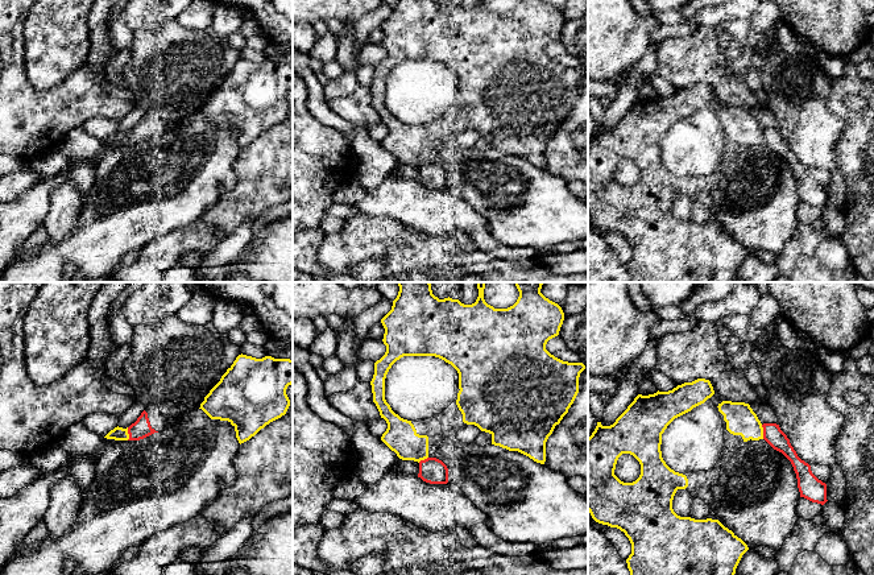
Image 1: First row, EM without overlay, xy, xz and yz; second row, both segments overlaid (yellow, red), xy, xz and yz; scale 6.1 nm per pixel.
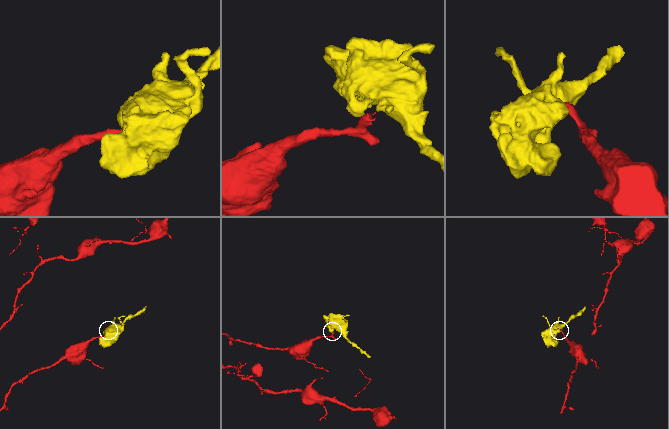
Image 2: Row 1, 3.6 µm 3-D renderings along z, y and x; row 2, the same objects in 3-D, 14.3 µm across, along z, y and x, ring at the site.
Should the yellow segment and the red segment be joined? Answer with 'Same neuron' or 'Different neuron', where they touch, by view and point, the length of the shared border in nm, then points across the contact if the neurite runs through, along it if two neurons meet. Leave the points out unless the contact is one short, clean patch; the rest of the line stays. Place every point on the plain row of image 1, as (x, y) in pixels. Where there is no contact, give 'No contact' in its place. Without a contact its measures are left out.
Different neuron. Touches yellow at yz (762, 136). Shared border 90 nm. Boundary: yz (761, 129), (763, 143)

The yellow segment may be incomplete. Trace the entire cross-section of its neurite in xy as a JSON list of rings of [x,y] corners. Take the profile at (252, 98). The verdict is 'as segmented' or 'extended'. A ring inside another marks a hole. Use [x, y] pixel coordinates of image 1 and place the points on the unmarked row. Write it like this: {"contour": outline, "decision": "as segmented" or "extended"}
{"contour": [[[239,59],[210,95],[200,112],[211,124],[228,125],[239,148],[286,119],[293,65]]], "decision": "as segmented"}

